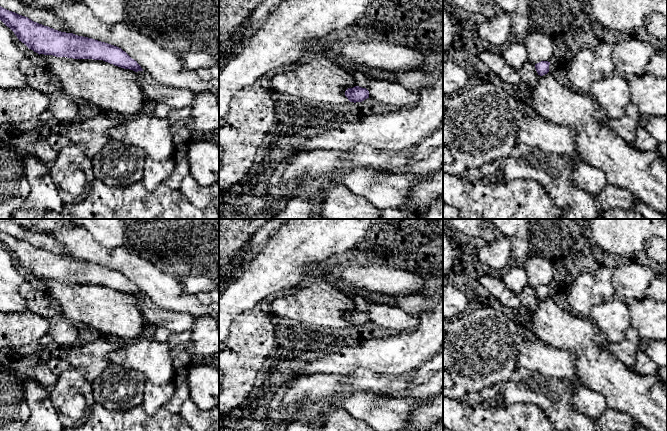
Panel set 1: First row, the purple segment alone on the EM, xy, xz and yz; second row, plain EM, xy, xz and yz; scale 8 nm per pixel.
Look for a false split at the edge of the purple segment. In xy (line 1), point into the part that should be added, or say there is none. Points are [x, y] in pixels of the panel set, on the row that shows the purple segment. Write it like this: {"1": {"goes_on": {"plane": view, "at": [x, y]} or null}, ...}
{"1": {"goes_on": {"plane": "xy", "at": [154, 92]}}}

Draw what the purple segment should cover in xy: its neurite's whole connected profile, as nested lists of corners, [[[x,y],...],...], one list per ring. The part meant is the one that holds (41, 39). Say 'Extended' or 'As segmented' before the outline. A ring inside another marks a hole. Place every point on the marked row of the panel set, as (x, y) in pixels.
Extended. [[[0,6],[0,20],[34,52],[73,59],[103,60],[130,69],[137,74],[137,83],[150,104],[164,103],[171,108],[190,106],[196,93],[168,87],[157,82],[121,48],[92,38],[55,30]]]

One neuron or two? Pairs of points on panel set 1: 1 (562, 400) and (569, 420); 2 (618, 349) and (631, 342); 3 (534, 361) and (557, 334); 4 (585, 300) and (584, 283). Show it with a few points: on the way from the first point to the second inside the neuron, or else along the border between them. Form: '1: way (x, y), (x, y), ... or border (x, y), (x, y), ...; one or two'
1: way (562, 405), (562, 413), (564, 415); one
2: way (621, 349), (628, 345); one
3: border (535, 338), (570, 353); two
4: way (584, 296), (584, 287); one

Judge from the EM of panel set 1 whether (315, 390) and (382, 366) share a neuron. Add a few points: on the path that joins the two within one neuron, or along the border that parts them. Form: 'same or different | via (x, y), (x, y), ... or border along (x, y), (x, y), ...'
different | border along (393, 374), (376, 374), (358, 368), (347, 375)

